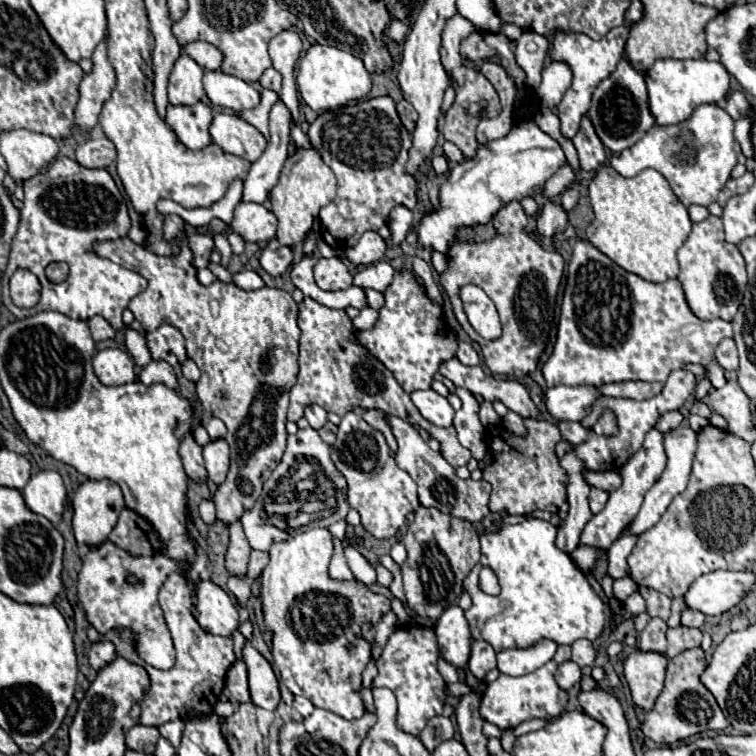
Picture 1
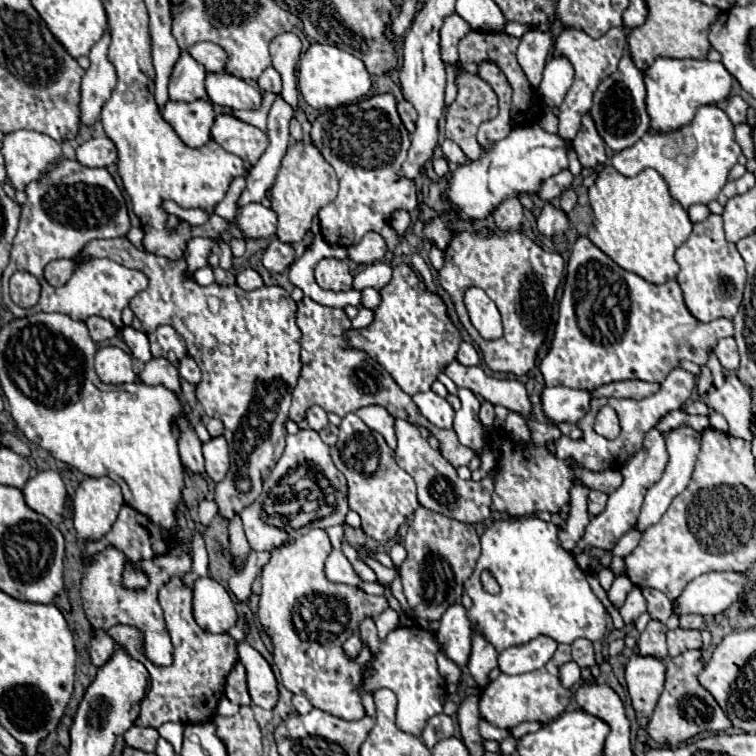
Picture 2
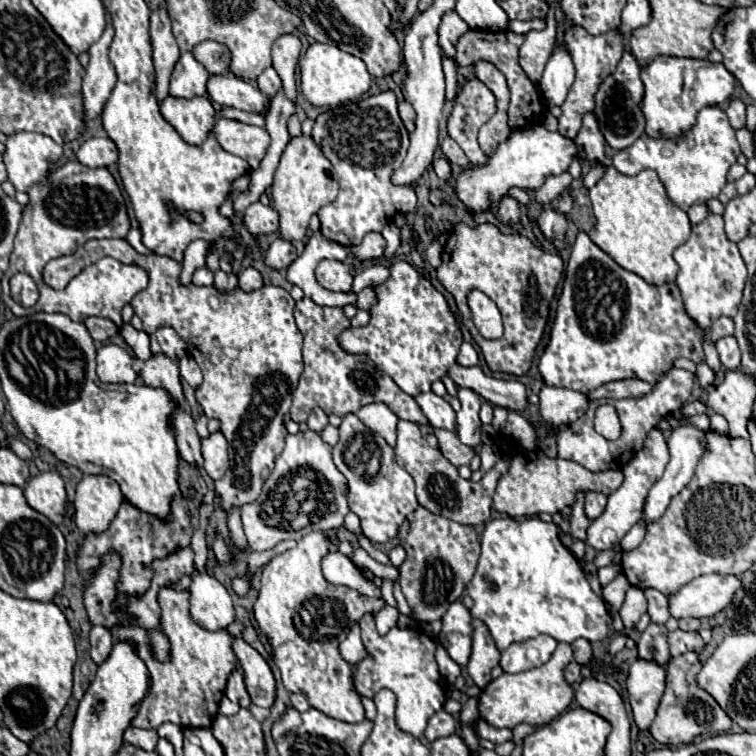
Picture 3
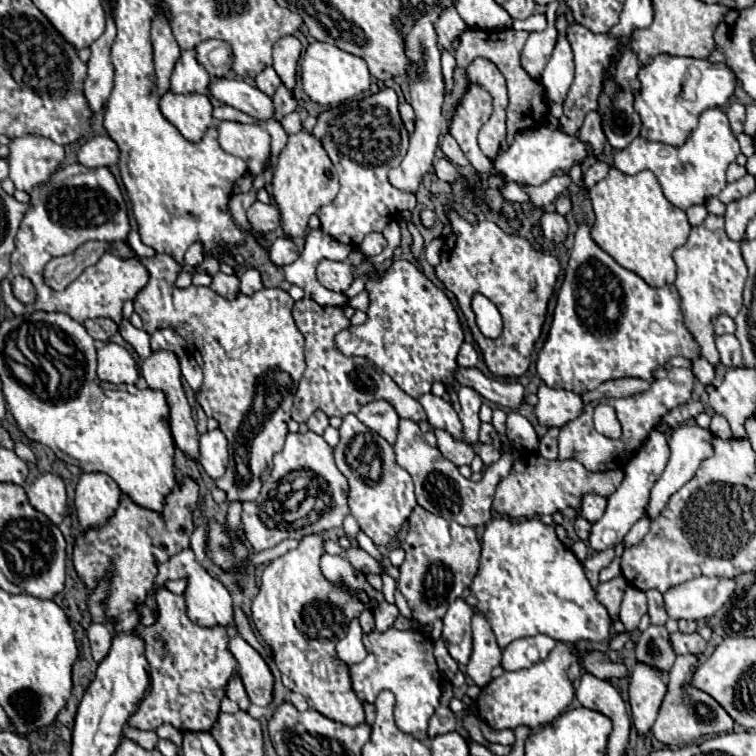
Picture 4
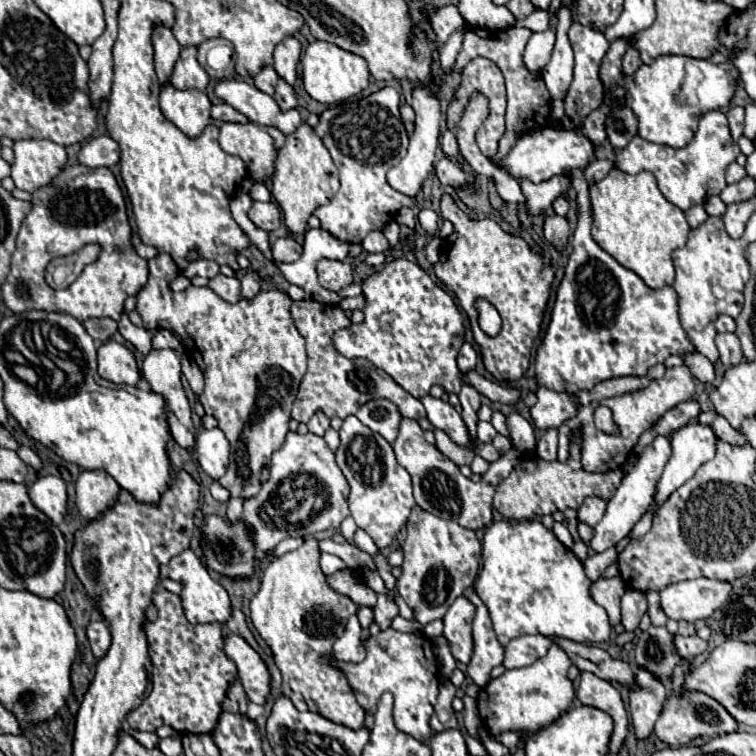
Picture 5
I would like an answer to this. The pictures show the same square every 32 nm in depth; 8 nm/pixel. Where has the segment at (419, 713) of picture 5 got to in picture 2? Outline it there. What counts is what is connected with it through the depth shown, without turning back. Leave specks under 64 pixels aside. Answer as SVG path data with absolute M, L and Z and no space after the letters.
M370 618L359 626L360 637L364 644L370 646L374 658L372 666L376 674L360 684L362 690L374 692L378 688L390 688L398 698L398 712L396 712L396 726L412 736L420 736L426 722L442 712L442 704L446 702L446 686L436 666L436 654L440 650L436 636L424 628L396 628L388 634L384 642L378 640L375 622Z

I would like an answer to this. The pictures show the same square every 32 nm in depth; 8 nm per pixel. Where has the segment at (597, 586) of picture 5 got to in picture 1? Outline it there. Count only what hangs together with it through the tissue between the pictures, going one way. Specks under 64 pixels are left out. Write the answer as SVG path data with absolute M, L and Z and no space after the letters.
M626 576L626 578L620 578L620 580L616 580L614 582L614 596L620 600L620 602L624 602L630 594L634 594L638 590L638 584L630 578L630 576Z

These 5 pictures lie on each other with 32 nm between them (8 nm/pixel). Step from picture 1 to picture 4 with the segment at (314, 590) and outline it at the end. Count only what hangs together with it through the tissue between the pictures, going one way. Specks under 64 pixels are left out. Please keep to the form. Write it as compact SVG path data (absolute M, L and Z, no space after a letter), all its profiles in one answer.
M308 534L300 540L298 548L272 560L262 572L260 592L252 602L252 618L272 648L284 686L304 694L308 706L320 714L356 726L364 722L364 708L352 690L350 668L336 654L336 642L346 636L352 618L358 618L364 610L376 610L378 602L362 602L352 590L344 592L344 588L330 584L320 570L322 554L324 538Z

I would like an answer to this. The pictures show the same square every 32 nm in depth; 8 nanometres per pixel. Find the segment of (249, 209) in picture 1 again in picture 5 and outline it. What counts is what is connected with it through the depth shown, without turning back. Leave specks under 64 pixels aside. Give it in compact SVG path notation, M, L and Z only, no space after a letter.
M254 202L248 210L248 218L254 222L254 226L270 232L276 230L282 224L280 208L276 202Z

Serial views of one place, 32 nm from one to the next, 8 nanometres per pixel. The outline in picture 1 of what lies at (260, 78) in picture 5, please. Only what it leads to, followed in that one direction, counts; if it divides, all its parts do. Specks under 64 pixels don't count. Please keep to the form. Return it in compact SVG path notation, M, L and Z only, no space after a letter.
M268 68L268 70L262 74L260 84L262 84L262 88L270 88L270 90L274 90L274 92L280 92L280 90L282 90L282 76L280 76L278 70Z

